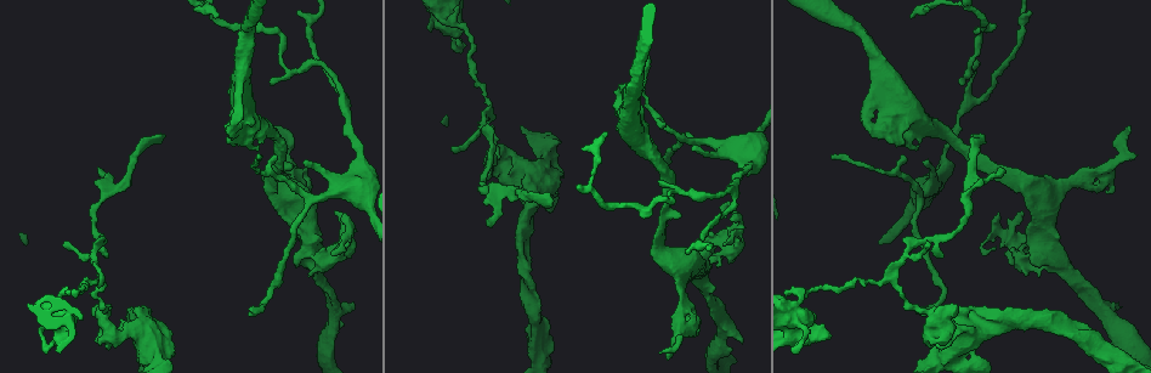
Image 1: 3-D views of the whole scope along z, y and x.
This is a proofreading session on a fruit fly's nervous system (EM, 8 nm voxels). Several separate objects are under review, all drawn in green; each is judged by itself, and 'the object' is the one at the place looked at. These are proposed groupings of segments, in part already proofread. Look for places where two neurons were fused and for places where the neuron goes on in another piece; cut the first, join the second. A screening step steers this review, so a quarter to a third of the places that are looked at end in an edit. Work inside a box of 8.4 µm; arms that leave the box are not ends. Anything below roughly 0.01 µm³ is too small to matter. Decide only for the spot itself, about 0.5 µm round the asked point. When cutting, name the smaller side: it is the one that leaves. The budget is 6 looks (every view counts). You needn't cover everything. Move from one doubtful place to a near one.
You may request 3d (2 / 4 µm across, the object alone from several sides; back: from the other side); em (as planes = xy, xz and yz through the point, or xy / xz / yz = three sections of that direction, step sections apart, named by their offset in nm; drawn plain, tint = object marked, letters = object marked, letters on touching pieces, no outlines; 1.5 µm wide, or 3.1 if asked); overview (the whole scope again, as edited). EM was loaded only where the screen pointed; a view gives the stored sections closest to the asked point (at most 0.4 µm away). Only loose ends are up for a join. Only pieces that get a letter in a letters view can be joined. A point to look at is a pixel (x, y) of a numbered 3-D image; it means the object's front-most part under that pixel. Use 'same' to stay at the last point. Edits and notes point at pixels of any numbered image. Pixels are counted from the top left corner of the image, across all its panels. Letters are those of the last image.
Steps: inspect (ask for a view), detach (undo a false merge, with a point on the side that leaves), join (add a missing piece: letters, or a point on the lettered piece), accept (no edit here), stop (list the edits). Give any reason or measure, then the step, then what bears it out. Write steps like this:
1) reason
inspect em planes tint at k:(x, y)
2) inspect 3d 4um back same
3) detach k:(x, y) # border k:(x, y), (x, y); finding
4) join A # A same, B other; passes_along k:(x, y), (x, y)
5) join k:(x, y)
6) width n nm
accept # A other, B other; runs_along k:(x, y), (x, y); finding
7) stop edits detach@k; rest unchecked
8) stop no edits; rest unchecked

sharp bend
inspect em xy step 4 letters at 1:(268, 294)

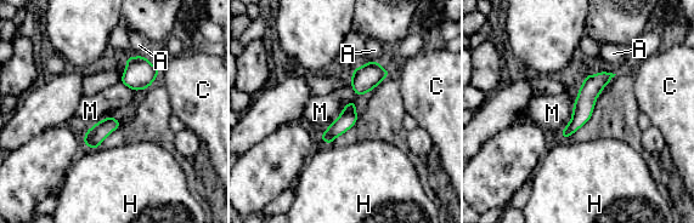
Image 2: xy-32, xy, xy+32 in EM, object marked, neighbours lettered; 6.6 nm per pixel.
accept # A other, C other, H other, M other; all the same neuron

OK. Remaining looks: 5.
an open end
inspect 3d 4um at 1:(352, 304)

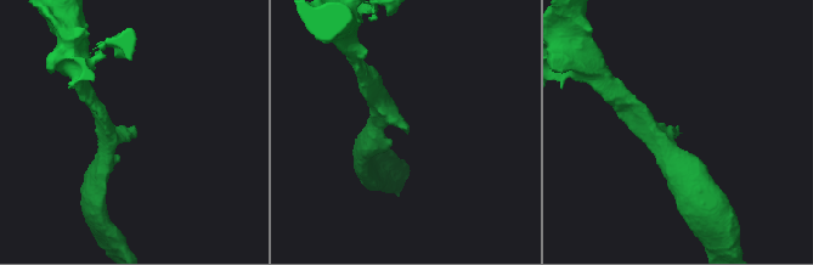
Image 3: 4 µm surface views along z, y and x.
shape alone is not enough
inspect em planes letters at 3:(678, 126)

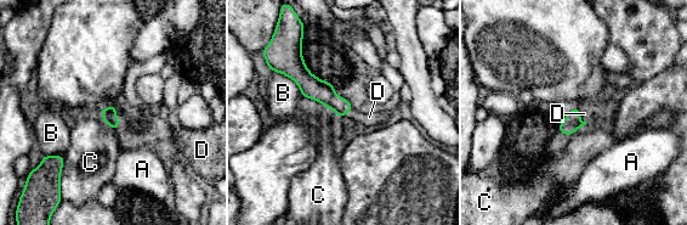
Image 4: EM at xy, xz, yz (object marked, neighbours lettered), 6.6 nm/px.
join D # A other, B other, C other, D same; passes_along 4:(109, 114), (117, 118), (136, 129); the neuron continues

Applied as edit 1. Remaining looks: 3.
free end
inspect 3d 2um at 1:(162, 135)

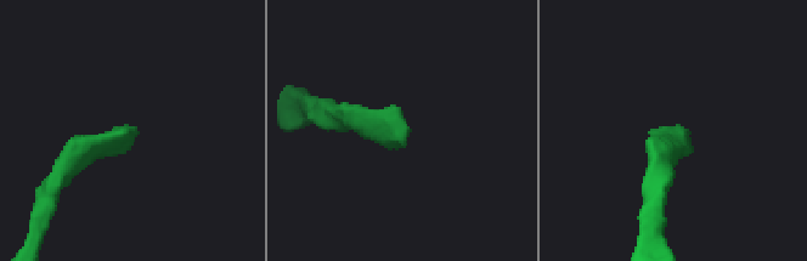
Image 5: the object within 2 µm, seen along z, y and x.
inspect em planes letters at 5:(674, 129)

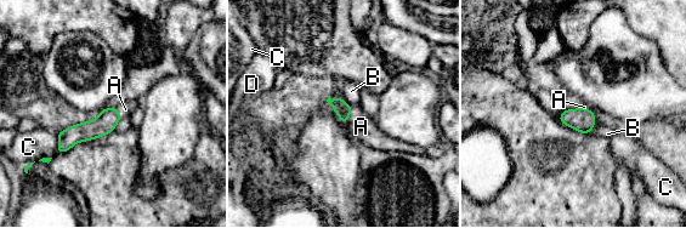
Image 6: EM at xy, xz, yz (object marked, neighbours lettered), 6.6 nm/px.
width 100 nm
join A # A same, B other, C other, D other; passes_along 6:(342, 109), (349, 115), (361, 126); it goes on there

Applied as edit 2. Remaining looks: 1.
stop edits join@4, join@6; rest unchecked

